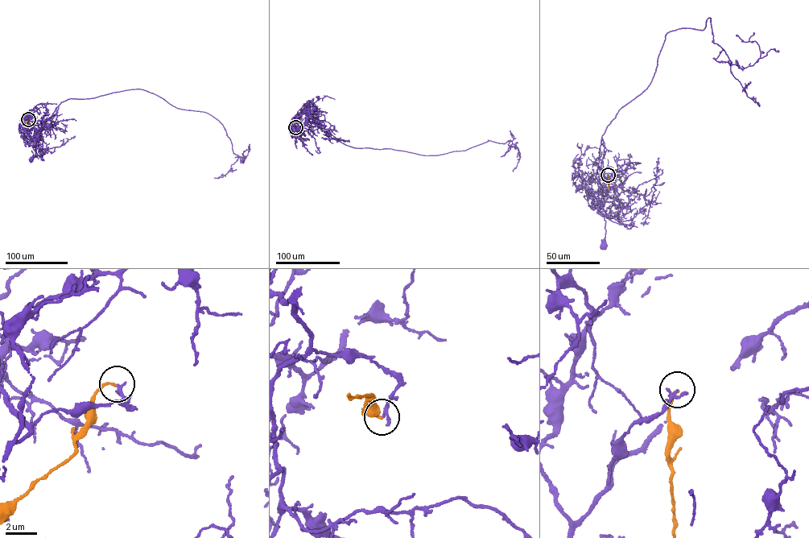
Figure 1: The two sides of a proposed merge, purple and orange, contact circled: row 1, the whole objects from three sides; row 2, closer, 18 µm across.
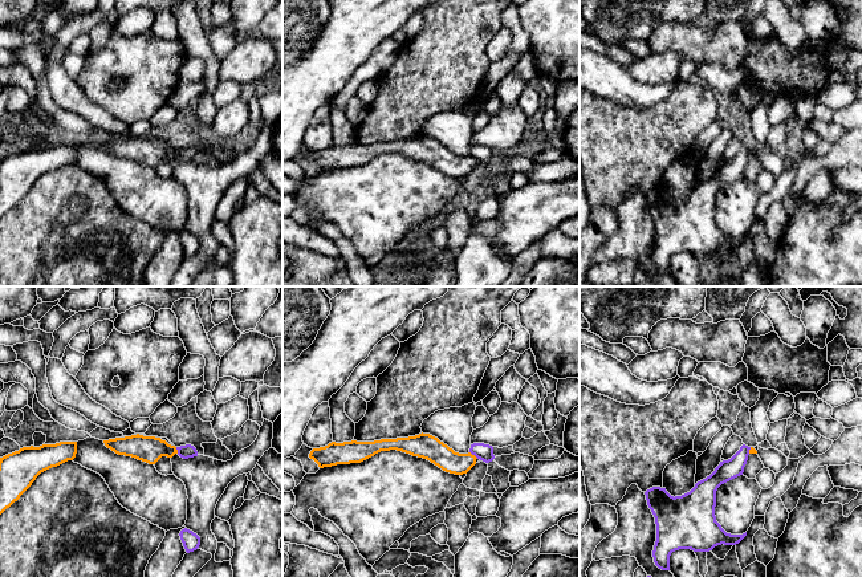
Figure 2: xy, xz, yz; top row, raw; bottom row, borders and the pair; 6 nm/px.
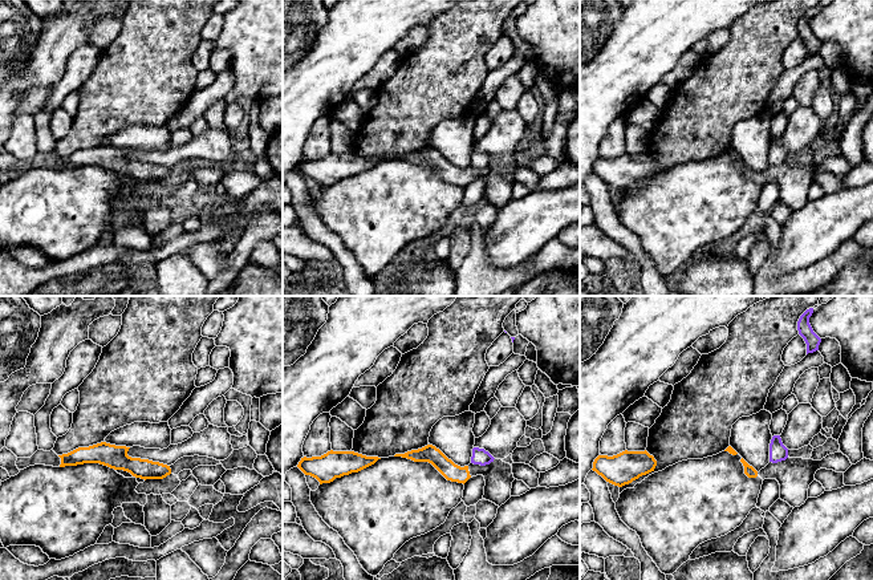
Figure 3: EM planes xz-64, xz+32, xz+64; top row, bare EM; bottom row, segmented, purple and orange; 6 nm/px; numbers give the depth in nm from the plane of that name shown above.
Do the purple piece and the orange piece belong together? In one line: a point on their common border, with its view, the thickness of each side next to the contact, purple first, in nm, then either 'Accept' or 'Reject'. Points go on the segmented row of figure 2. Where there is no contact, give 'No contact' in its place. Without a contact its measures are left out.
Touches purple at xz (474, 454). Thickness 100 nm (purple) against 140 nm. Reject

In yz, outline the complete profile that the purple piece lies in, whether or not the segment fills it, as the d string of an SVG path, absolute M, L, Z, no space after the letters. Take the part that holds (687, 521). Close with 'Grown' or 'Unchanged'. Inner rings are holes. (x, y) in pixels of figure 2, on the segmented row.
M743 444L728 460L682 495L671 496L666 488L652 487L645 492L647 505L656 524L656 541L652 550L655 565L670 570L670 556L679 549L709 552L717 545L736 545L745 536L727 533L716 521L717 488L743 475L751 447Z. Unchanged

